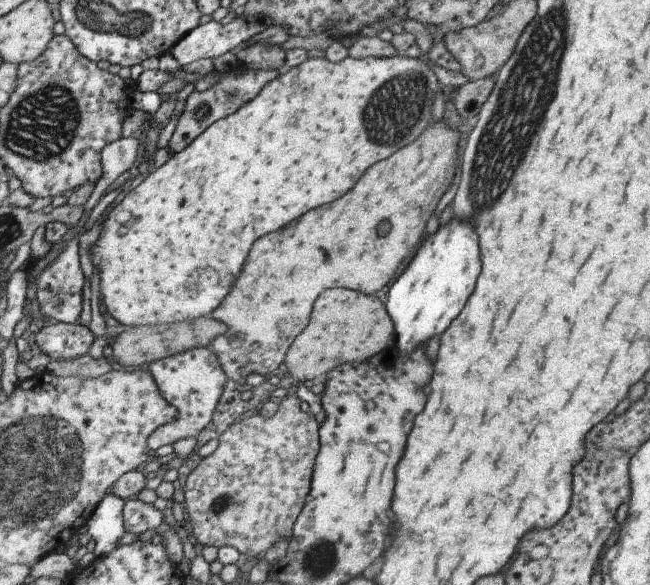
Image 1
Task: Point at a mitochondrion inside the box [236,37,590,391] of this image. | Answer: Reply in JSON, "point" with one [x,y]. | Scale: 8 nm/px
{"point":[396,108]}

